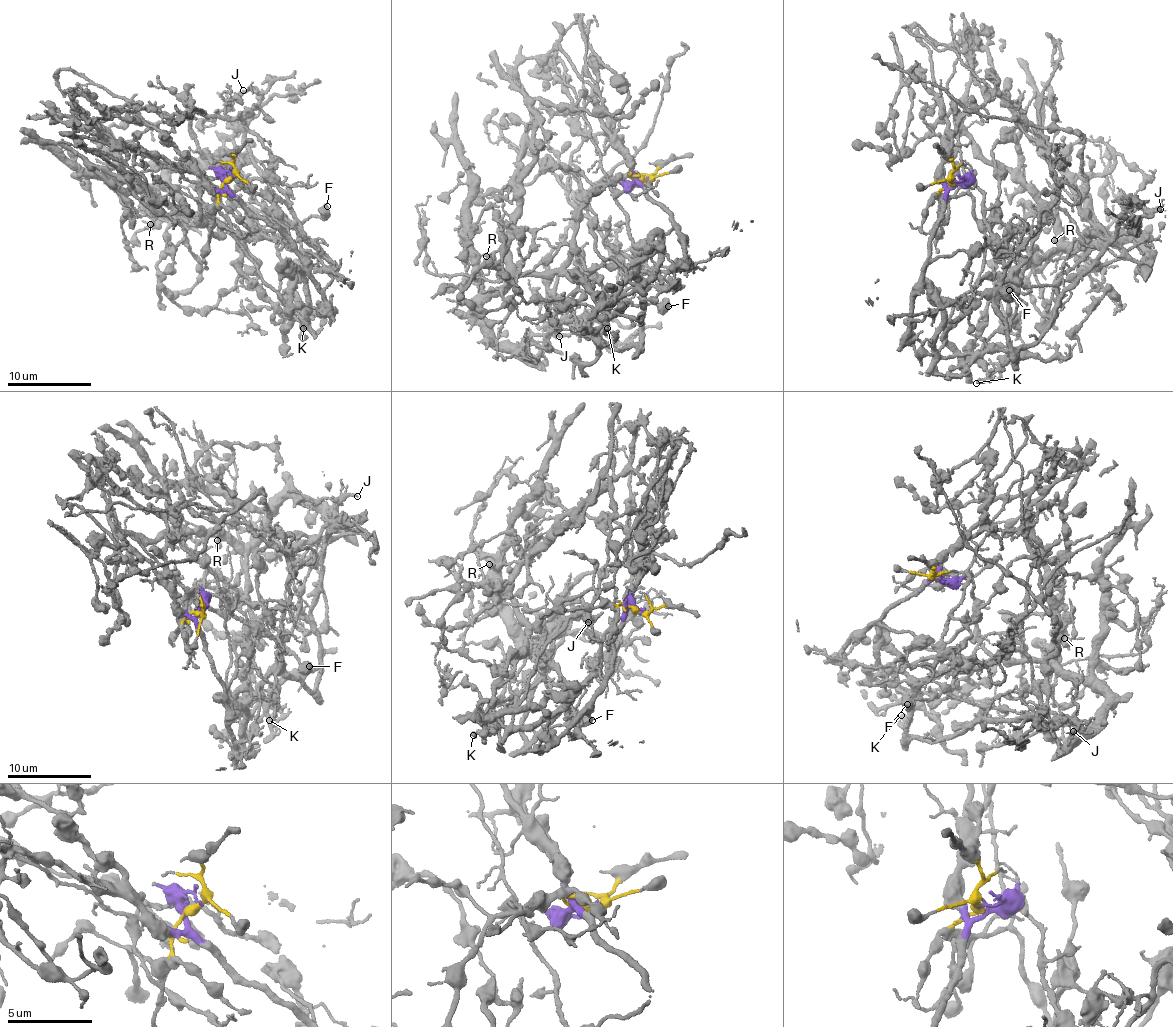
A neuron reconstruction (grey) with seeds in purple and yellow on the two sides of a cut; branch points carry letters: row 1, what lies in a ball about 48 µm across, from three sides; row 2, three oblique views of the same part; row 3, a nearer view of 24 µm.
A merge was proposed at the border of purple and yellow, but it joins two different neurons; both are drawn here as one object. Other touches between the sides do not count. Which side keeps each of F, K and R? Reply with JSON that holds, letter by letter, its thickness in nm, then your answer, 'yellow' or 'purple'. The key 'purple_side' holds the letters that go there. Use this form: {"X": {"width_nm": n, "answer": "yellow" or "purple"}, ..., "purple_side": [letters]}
{"F": {"width_nm": 700, "answer": "purple"}, "K": {"width_nm": 400, "answer": "yellow"}, "R": {"width_nm": 300, "answer": "yellow"}, "purple_side": ["F"]}

